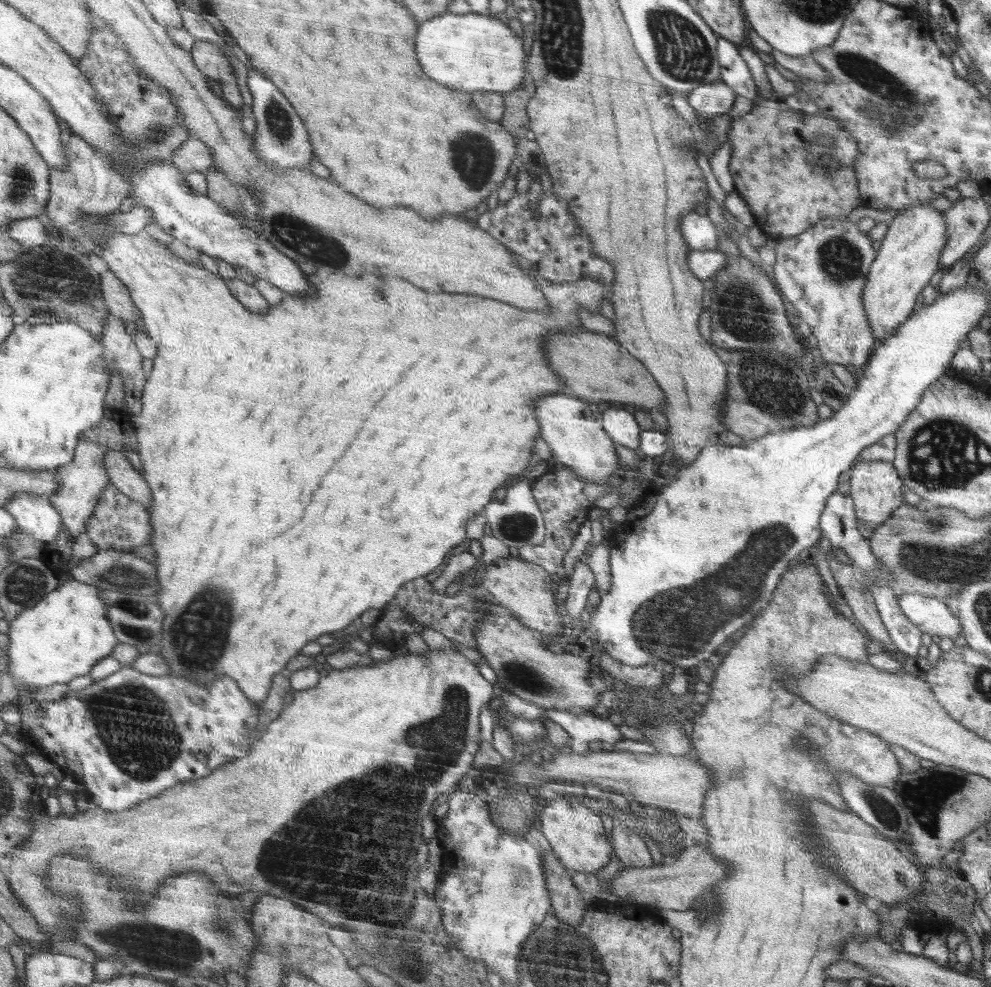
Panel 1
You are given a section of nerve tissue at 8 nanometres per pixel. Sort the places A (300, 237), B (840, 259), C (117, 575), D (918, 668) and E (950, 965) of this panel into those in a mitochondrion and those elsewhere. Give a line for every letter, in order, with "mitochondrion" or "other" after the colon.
A: mitochondrion
B: mitochondrion
C: mitochondrion
D: other
E: other

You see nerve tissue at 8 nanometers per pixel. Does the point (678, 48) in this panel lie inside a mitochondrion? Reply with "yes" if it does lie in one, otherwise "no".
yes

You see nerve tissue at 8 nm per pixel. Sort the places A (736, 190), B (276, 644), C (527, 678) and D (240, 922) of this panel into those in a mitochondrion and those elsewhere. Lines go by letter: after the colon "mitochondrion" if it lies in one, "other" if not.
A: other
B: other
C: mitochondrion
D: other

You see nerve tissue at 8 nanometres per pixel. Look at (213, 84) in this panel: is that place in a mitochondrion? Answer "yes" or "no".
no

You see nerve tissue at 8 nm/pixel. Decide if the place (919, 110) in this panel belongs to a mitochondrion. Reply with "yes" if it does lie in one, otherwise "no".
yes

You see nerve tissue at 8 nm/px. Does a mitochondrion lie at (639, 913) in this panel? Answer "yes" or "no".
no

